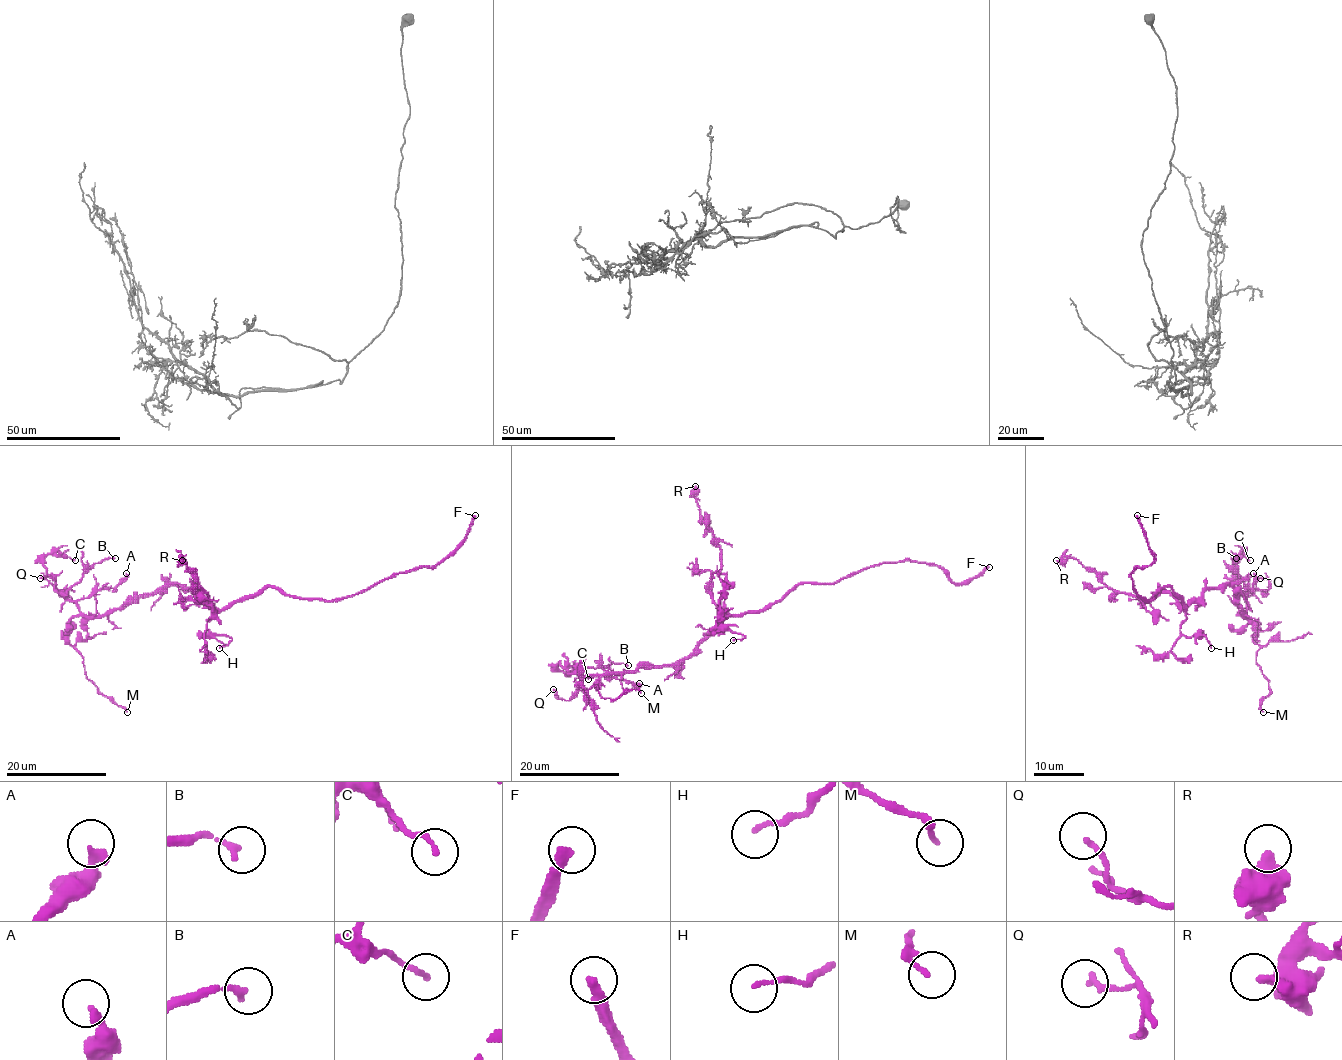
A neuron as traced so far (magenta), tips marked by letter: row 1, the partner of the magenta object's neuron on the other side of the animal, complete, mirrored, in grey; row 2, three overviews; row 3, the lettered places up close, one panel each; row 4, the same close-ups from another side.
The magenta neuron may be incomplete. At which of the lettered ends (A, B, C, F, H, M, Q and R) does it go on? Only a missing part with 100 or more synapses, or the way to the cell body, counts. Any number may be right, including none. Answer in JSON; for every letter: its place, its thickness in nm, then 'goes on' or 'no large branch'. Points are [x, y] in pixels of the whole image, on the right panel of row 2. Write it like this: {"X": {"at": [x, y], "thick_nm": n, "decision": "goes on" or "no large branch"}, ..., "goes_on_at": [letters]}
{"A": {"at": [1253, 573], "thick_nm": 280, "decision": "no large branch"}, "B": {"at": [1236, 558], "thick_nm": 190, "decision": "no large branch"}, "C": {"at": [1250, 560], "thick_nm": 140, "decision": "no large branch"}, "F": {"at": [1137, 515], "thick_nm": 320, "decision": "goes on"}, "H": {"at": [1211, 648], "thick_nm": 120, "decision": "no large branch"}, "M": {"at": [1263, 712], "thick_nm": 150, "decision": "no large branch"}, "Q": {"at": [1260, 578], "thick_nm": 190, "decision": "no large branch"}, "R": {"at": [1056, 560], "thick_nm": 440, "decision": "no large branch"}, "goes_on_at": ["F"]}

